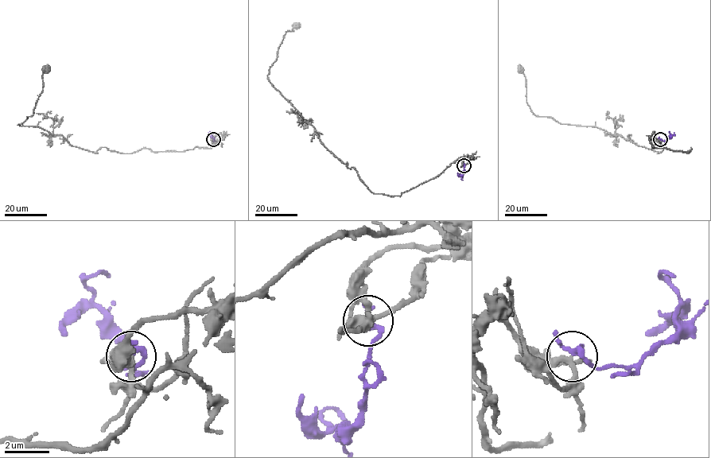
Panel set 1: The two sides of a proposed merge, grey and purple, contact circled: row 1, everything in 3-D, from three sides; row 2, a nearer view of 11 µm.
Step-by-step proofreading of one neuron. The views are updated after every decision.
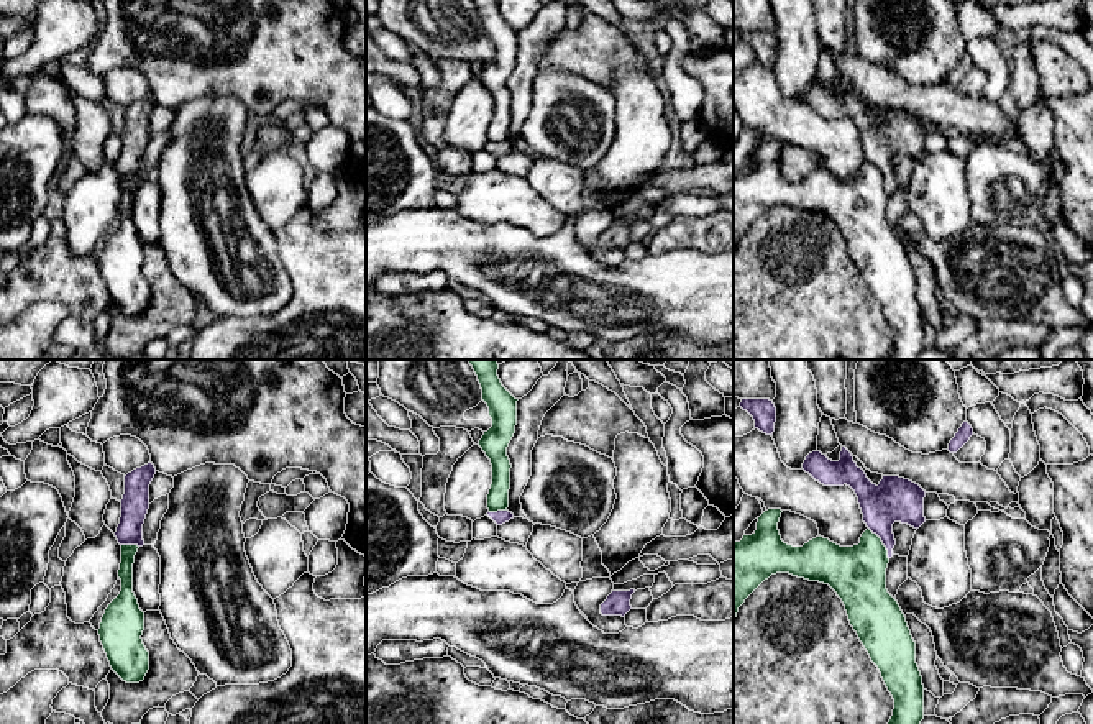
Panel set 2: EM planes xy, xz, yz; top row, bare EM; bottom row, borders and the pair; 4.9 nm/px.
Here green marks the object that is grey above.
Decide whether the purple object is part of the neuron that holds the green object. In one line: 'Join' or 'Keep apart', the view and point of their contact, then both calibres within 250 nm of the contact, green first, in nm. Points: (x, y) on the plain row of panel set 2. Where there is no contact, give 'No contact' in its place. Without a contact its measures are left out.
Keep apart. Touches green at yz (882, 176). Thickness 280 nm (green) against 220 nm

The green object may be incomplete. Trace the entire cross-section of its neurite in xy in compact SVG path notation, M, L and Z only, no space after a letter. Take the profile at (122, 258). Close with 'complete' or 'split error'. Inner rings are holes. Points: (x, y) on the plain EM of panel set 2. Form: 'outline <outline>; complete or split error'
outline M121 177L120 227L108 236L98 268L112 302L126 315L139 315L149 302L149 284L143 276L144 245L133 225L133 195L138 177Z; complete

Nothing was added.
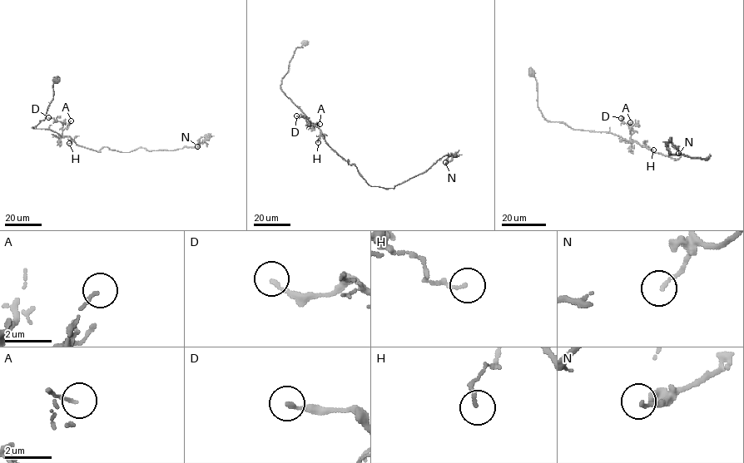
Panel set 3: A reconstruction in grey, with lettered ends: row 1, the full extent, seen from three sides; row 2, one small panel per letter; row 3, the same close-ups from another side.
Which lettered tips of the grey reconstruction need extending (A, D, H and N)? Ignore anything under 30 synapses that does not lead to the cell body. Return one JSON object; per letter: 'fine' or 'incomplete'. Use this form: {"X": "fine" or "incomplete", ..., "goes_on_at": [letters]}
{"A": "fine", "D": "fine", "H": "fine", "N": "fine", "goes_on_at": []}

